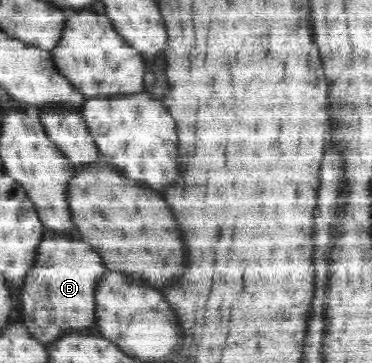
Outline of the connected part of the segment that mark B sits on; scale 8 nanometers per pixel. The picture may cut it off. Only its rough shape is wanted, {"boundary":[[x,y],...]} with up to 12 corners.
{"boundary":[[46,231],[20,291],[28,333],[93,331],[104,259]]}

